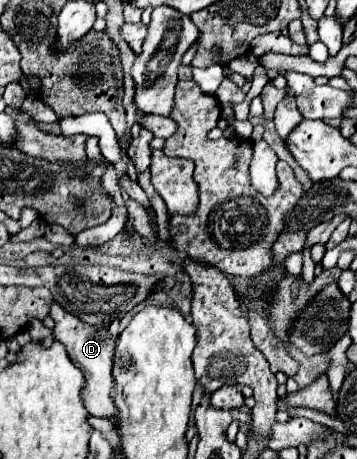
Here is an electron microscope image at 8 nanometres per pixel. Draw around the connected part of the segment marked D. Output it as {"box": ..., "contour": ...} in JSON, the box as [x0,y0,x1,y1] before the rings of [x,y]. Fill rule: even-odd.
{"box":[48,302,116,416],"contour":[[[52,302],[50,304],[50,312],[48,316],[52,316],[54,320],[54,340],[62,342],[70,360],[74,362],[76,368],[82,370],[86,384],[84,384],[84,408],[88,410],[88,414],[92,416],[110,416],[116,412],[116,406],[112,404],[112,350],[114,350],[114,340],[108,336],[108,330],[104,326],[92,326],[86,322],[80,322],[76,316],[68,314],[60,304]]]}

